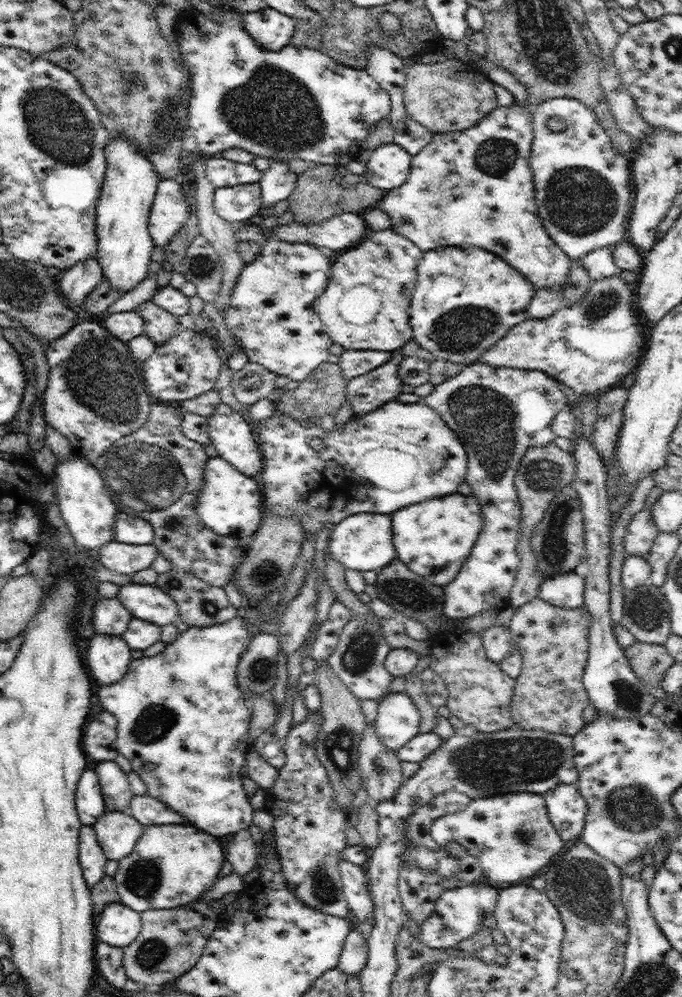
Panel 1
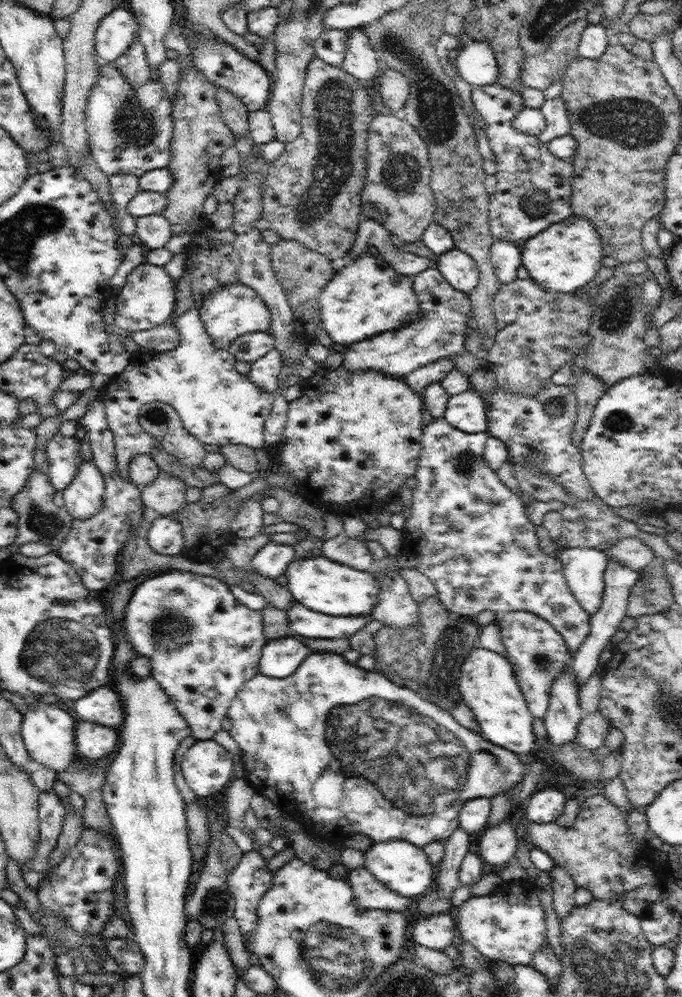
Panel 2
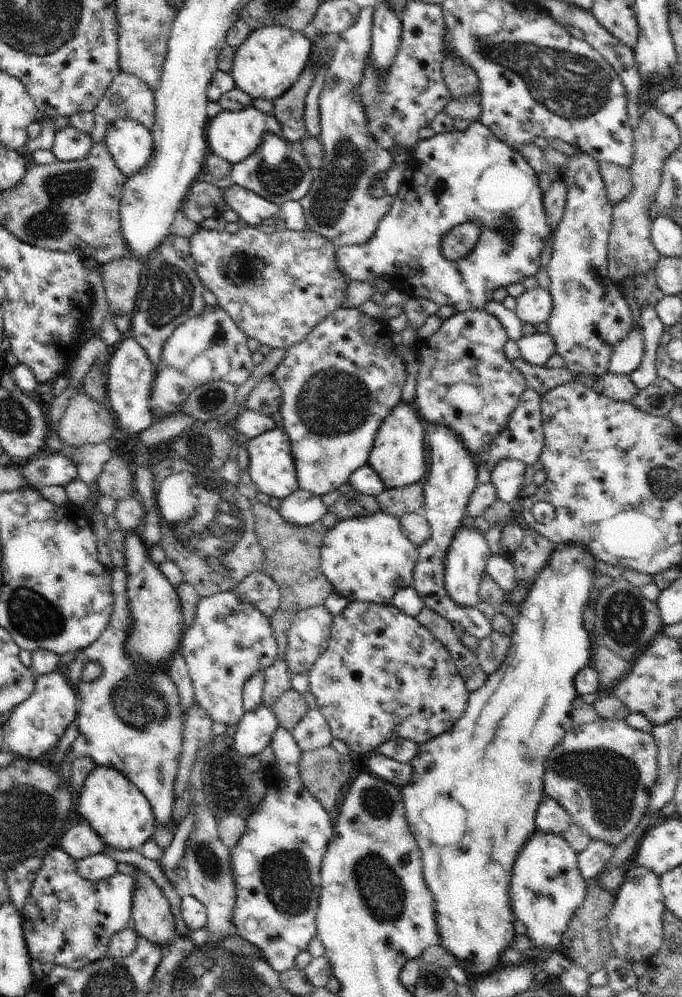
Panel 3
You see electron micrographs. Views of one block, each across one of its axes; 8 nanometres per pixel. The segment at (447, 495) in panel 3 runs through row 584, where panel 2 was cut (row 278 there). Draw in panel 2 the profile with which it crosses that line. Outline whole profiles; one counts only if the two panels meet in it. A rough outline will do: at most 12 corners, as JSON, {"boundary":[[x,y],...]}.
{"boundary":[[413,276],[419,320],[344,350],[350,373],[405,377],[465,350],[469,295]]}

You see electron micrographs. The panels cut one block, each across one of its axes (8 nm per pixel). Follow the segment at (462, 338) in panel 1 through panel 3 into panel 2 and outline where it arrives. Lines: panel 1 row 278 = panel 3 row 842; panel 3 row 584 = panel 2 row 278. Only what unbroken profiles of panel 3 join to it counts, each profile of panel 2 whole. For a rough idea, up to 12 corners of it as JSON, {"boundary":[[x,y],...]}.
{"boundary":[[575,214],[521,243],[546,291],[587,286],[605,256],[596,225]]}

